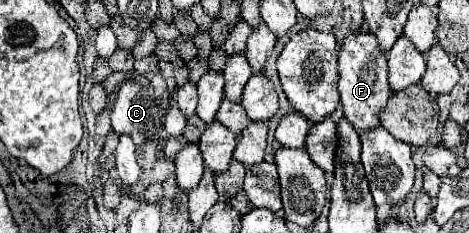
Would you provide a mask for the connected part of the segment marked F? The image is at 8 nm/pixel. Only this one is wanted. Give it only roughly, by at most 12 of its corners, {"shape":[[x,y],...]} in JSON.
{"shape":[[370,33],[338,47],[344,117],[362,135],[390,97],[386,55]]}

